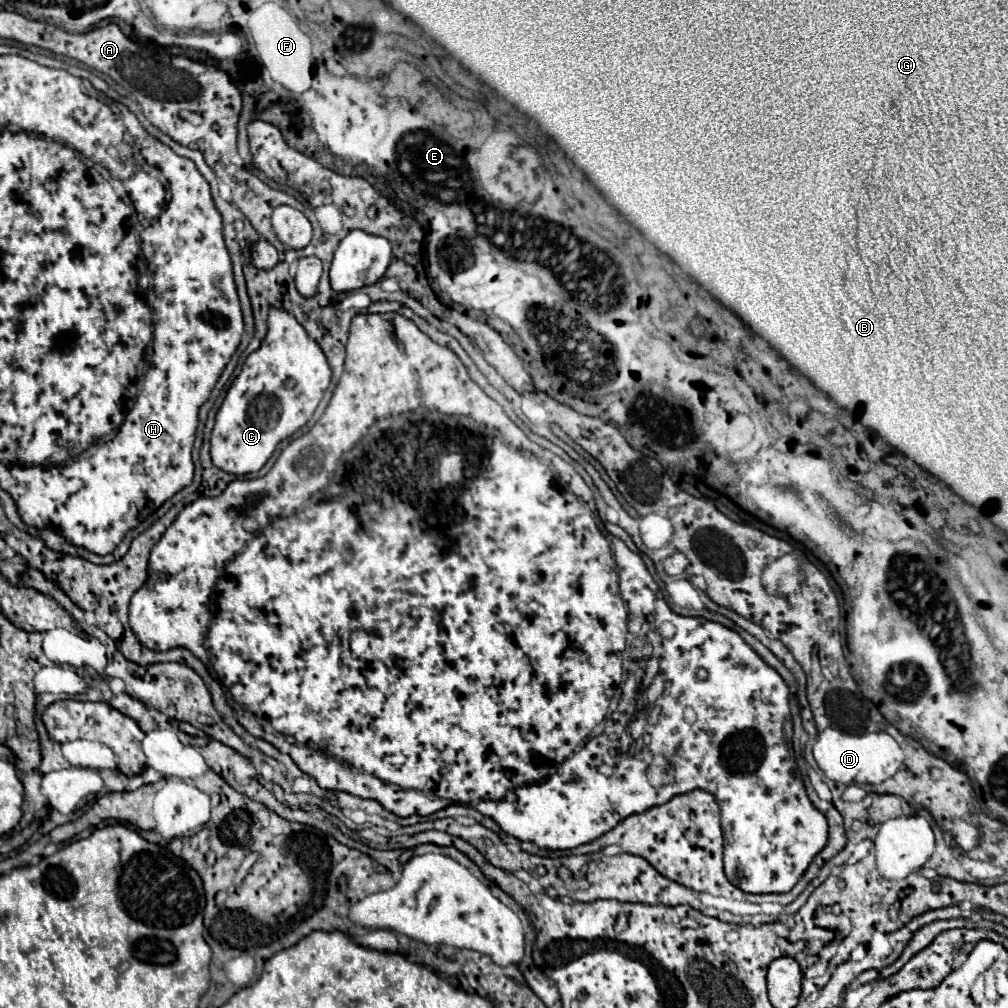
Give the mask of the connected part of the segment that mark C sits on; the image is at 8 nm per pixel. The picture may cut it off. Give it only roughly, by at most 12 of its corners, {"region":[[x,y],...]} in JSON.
{"region":[[271,308],[227,390],[213,464],[261,470],[331,382],[293,314]]}

